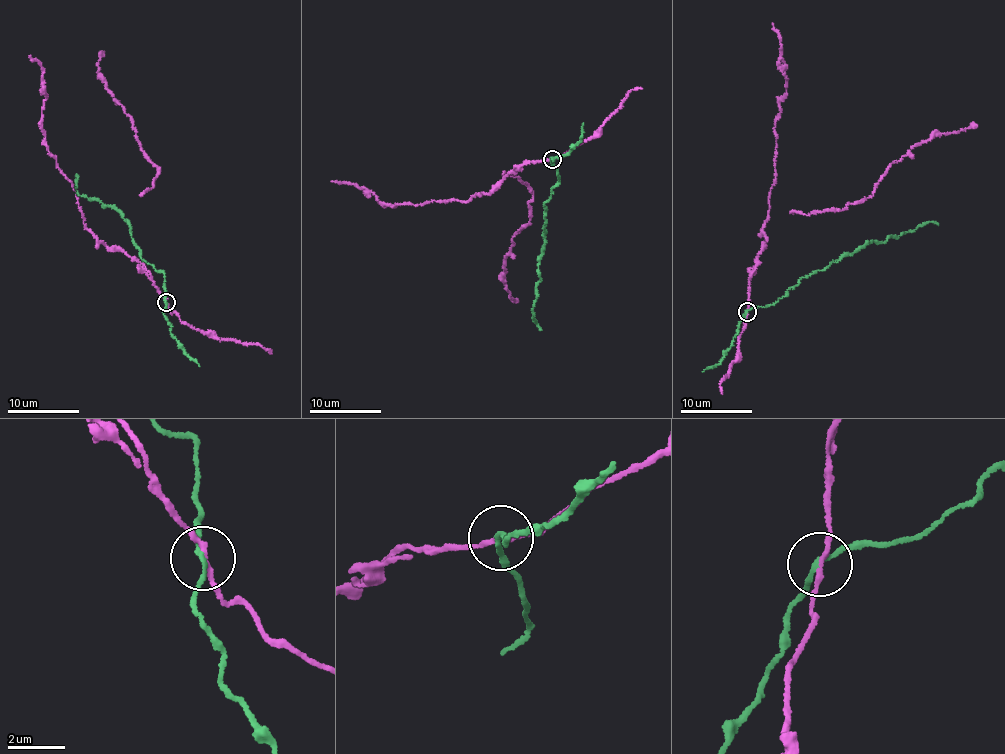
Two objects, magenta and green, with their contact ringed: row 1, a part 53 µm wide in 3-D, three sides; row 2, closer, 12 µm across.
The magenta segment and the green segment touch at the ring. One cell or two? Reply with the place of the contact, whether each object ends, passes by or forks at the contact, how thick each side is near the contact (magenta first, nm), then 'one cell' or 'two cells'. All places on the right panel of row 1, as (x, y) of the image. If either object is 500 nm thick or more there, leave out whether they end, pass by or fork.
(747, 312) | magenta passes by | green passes by | 170/140 nm | two cells

